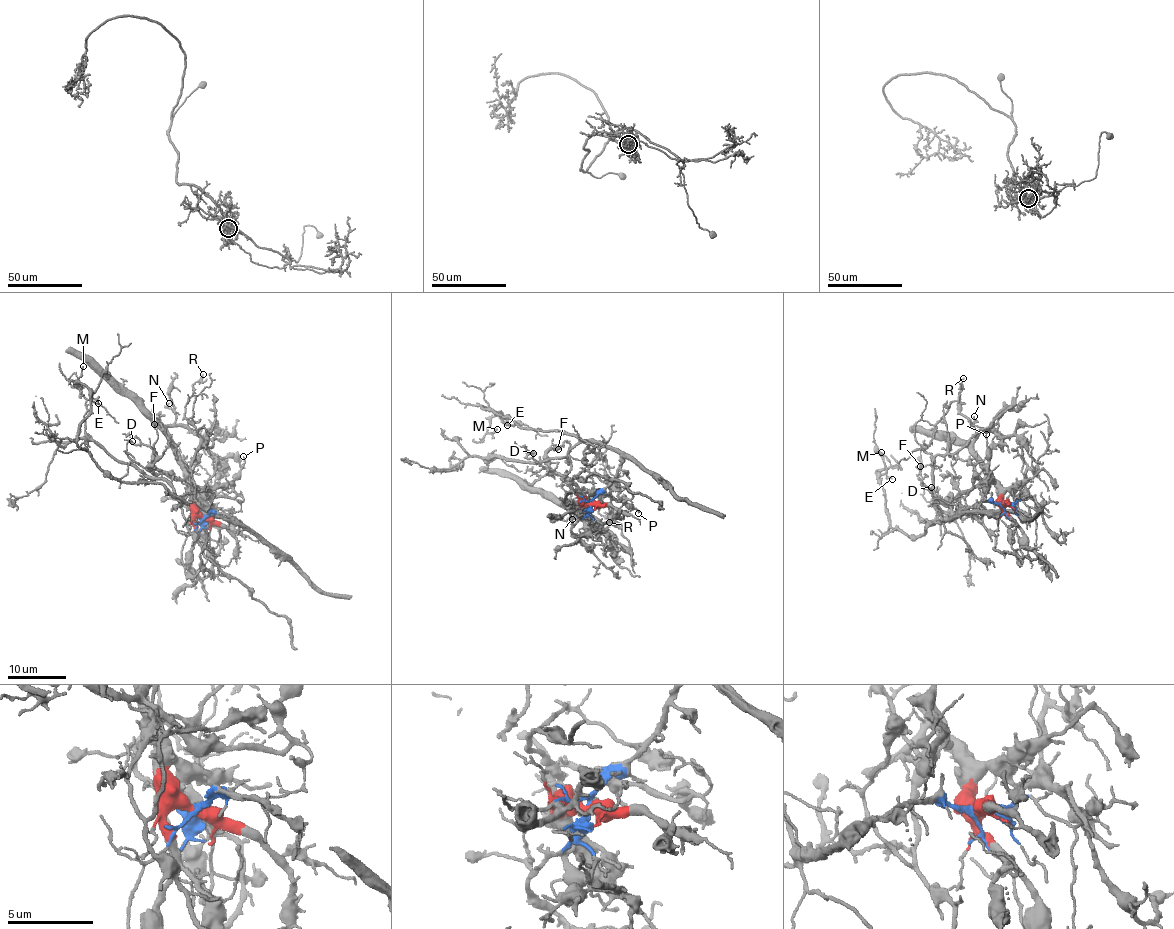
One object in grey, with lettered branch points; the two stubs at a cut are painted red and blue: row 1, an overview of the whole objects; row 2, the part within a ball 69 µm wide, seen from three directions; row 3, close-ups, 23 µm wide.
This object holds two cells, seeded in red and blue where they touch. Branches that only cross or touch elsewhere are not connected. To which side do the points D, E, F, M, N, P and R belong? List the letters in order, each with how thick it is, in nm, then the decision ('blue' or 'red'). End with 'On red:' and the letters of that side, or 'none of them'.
D: calibre 110 nm; red
E: calibre 70 nm; blue
F: calibre 90 nm; red
M: calibre 130 nm; blue
N: calibre 70 nm; red
P: calibre 90 nm; red
R: calibre 130 nm; blue
On red: D, F, N, P

